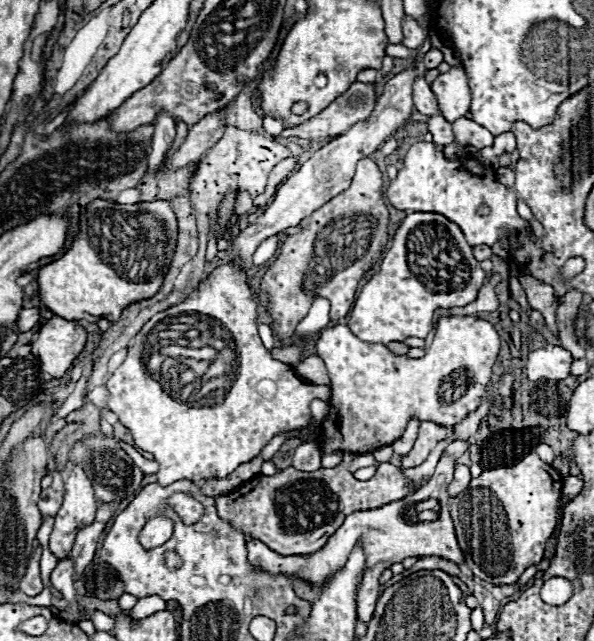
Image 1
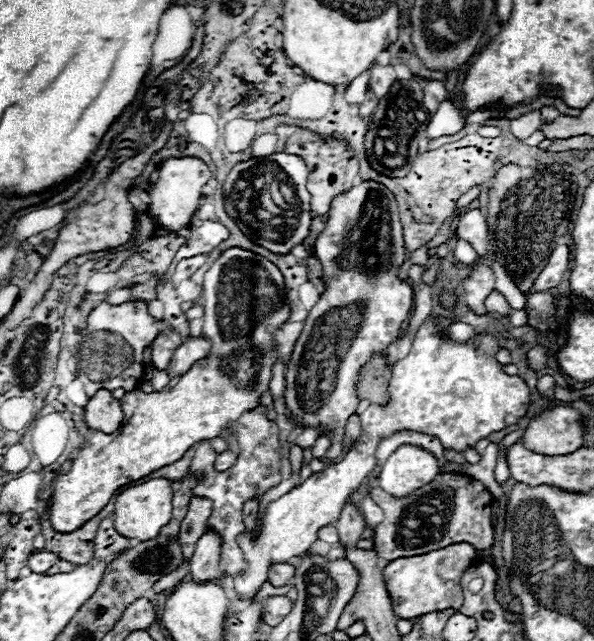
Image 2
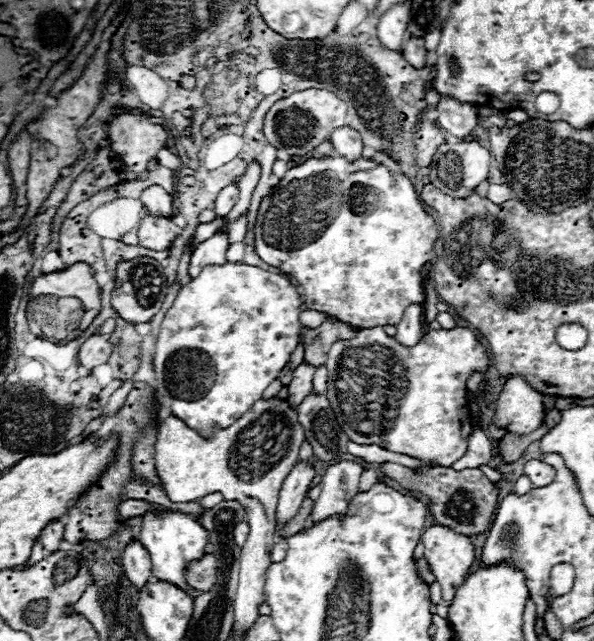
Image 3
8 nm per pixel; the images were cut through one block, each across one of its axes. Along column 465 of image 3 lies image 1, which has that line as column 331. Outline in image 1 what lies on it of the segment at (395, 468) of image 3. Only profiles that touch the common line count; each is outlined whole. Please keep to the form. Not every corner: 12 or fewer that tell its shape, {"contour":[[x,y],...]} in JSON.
{"contour":[[392,464],[284,468],[218,516],[278,554],[312,554],[350,512],[408,494]]}

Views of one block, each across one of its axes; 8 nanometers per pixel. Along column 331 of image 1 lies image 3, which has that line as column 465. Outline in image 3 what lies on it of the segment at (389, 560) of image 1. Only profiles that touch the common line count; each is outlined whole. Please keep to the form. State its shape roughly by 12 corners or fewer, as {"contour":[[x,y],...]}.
{"contour":[[444,526],[424,530],[424,558],[452,600],[474,544]]}

